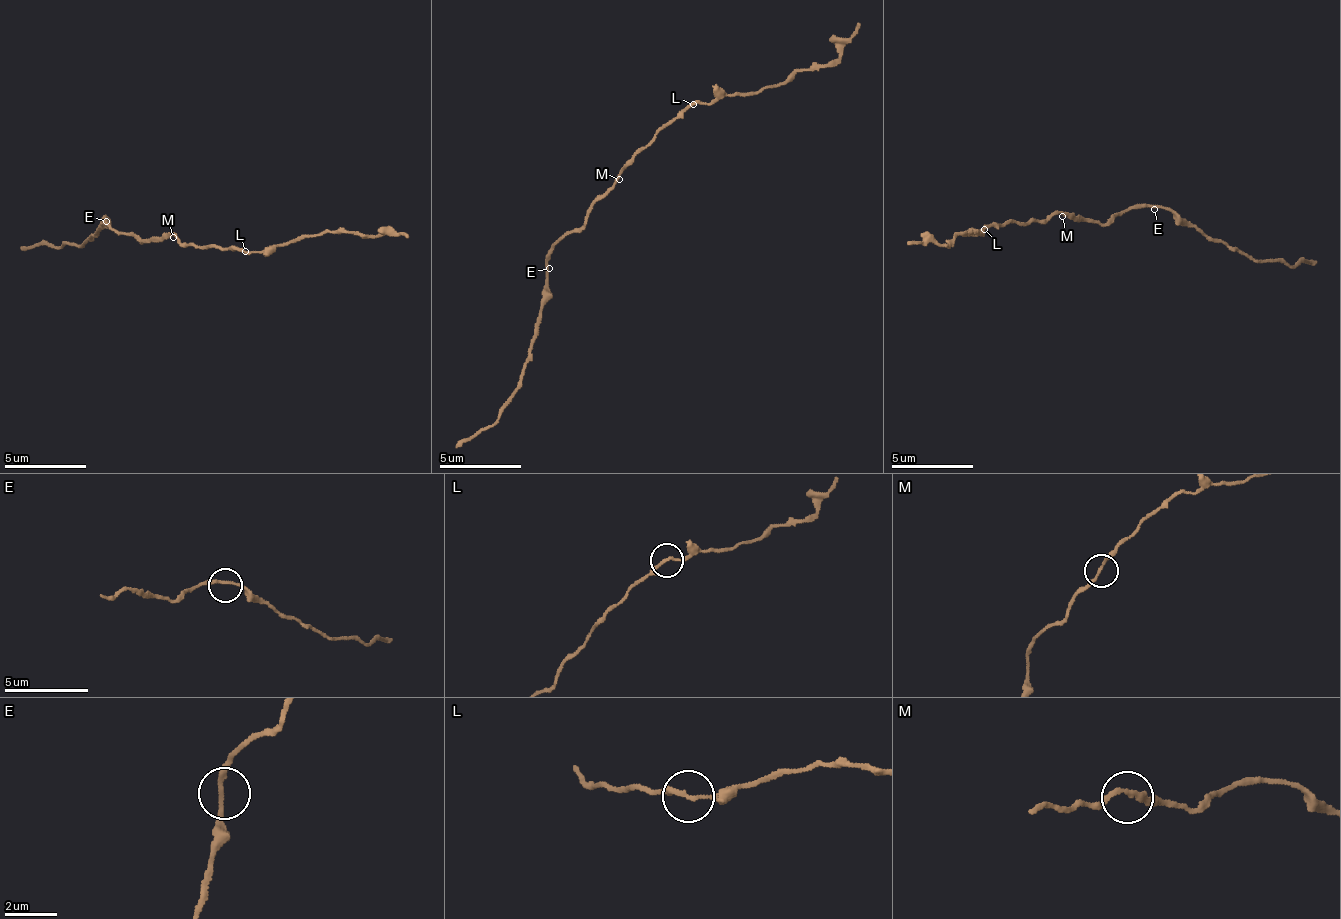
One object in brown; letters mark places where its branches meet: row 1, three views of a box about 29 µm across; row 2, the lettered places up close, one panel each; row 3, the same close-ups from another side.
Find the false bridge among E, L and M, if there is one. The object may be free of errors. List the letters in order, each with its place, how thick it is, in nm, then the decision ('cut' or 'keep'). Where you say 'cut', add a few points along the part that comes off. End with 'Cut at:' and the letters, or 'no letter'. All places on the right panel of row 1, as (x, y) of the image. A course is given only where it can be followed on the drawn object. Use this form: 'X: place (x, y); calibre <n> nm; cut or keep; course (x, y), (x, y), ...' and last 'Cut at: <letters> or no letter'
E: place (1154, 209); calibre 180 nm; keep
L: place (984, 229); calibre 160 nm; keep
M: place (1062, 216); calibre 170 nm; keep
Cut at: no letter

